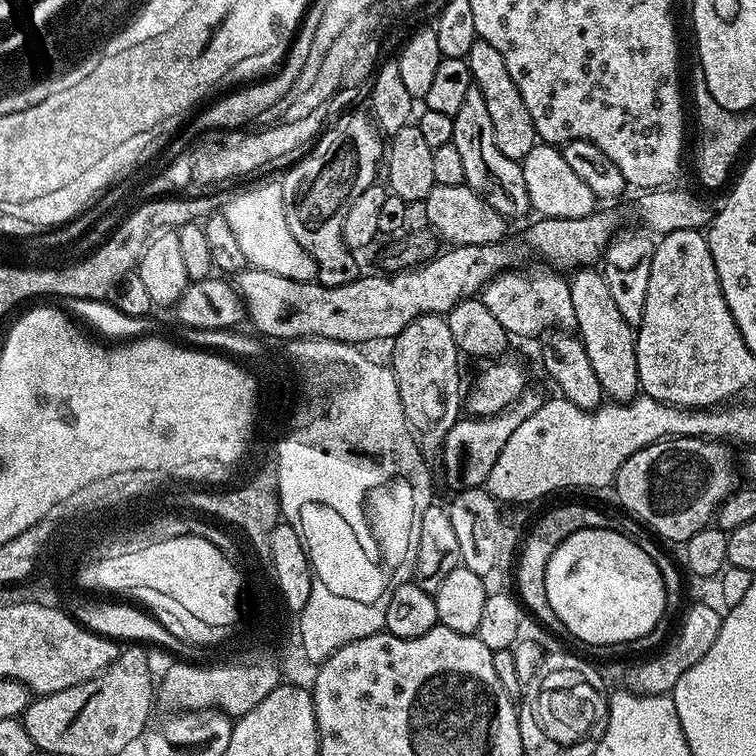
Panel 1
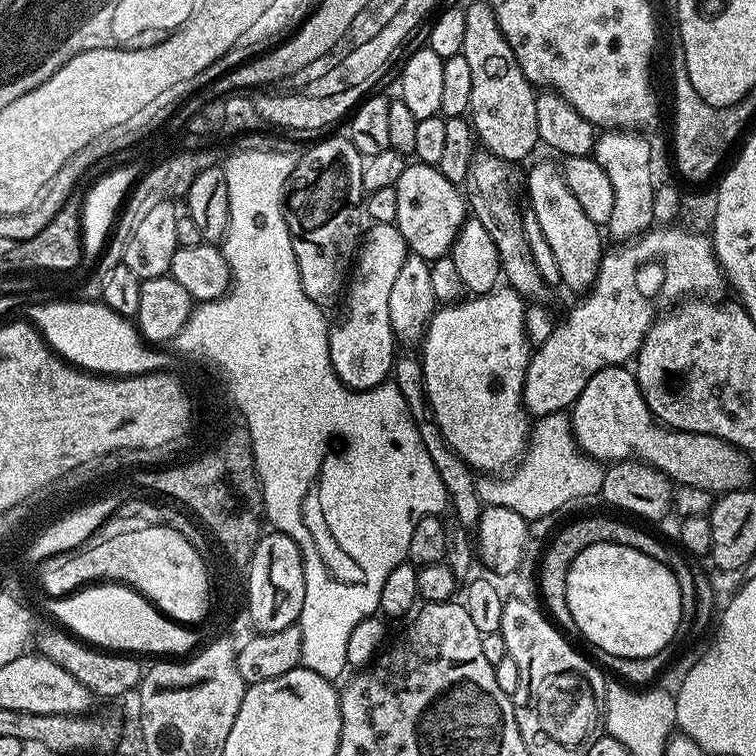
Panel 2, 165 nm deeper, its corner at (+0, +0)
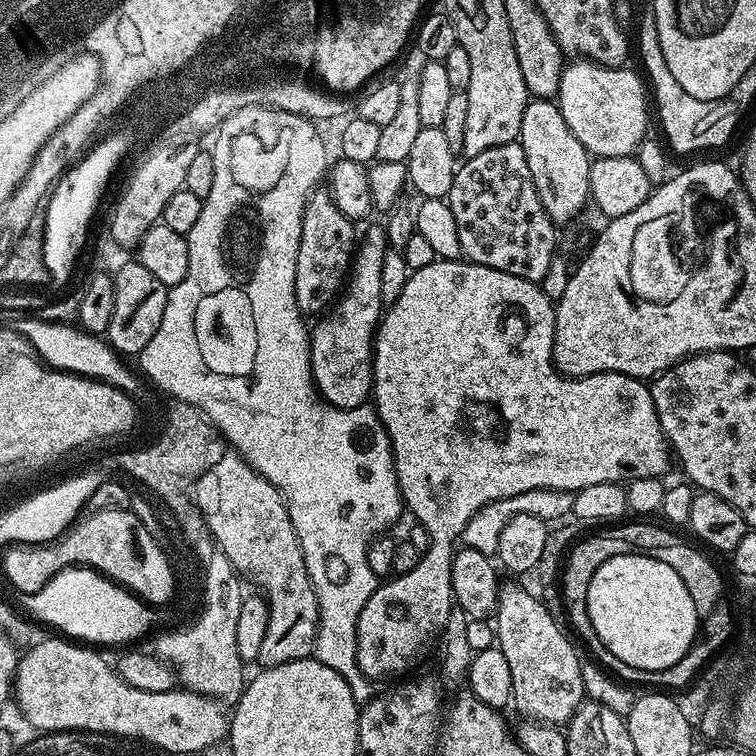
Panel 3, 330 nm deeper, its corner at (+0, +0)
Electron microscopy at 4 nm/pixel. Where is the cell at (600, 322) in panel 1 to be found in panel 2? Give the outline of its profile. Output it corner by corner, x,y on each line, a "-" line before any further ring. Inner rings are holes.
536,164
526,172
526,196
532,203
530,215
538,220
543,237
550,246
554,262
560,271
560,284
568,287
575,294
583,294
596,281
602,259
600,248
601,229
590,218
586,218
586,210
582,210
574,194
570,194
570,186
566,186
564,173
552,164

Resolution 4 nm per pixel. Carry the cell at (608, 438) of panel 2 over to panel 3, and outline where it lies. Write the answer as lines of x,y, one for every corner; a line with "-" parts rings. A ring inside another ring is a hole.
459,258
454,260
434,259
428,266
423,266
421,269
413,271
408,277
405,286
402,289
402,294
399,295
398,300
386,308
383,313
380,326
376,330
376,339
372,346
372,395
370,397
371,403
376,409
376,413
380,415
382,426
388,435
388,443
392,445
392,457
394,458
394,466
396,467
396,477
400,486
400,494
404,498
407,511
412,511
412,520
415,523
421,524
426,530
428,535
428,547
423,549
420,554
420,561
418,566
414,566
414,570
410,570
401,576
393,575
391,578
385,579
383,583
377,587
376,593
369,598
366,606
362,606
362,610
358,614
358,630
356,631
356,653
358,654
358,666
362,670
362,674
367,676
369,681
377,682
383,676
396,676
399,672
407,670
411,664
416,664
428,652
428,647
432,643
437,643
438,637
443,633
446,622
450,618
450,610
454,607
454,597
452,594
452,558
454,555
454,547
452,543
455,540
459,541
464,535
466,524
470,522
470,518
478,510
482,510
482,506
498,502
502,498
514,498
514,494
526,494
530,490
538,490
545,488
546,490
558,490
559,492
576,493
586,486
598,486
598,482
610,482
611,484
619,484
630,480
637,480
638,478
654,478
655,476
663,477
664,471
668,468
668,460
670,464
670,449
668,447
668,439
664,437
662,426
658,422
658,410
654,406
654,398
652,397
652,389
643,379
627,376
621,372
599,372
593,376
577,376
575,378
564,376
560,373
556,365
552,363
551,355
546,354
546,345
550,340
550,309
553,307
554,302
549,298
543,290
540,289
539,283
534,281
527,281
526,278
515,277
512,274
503,273
502,270
490,269
484,265
469,262
467,259

